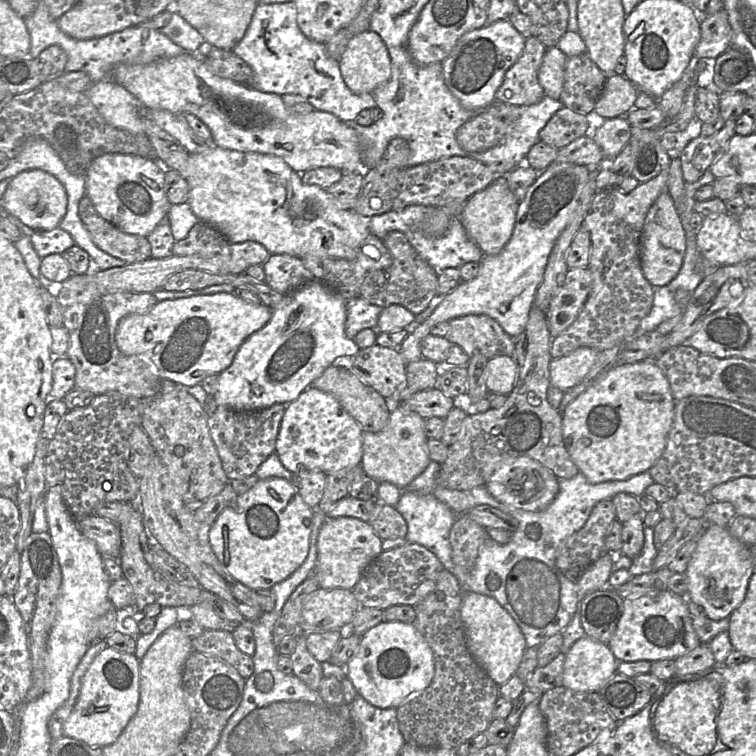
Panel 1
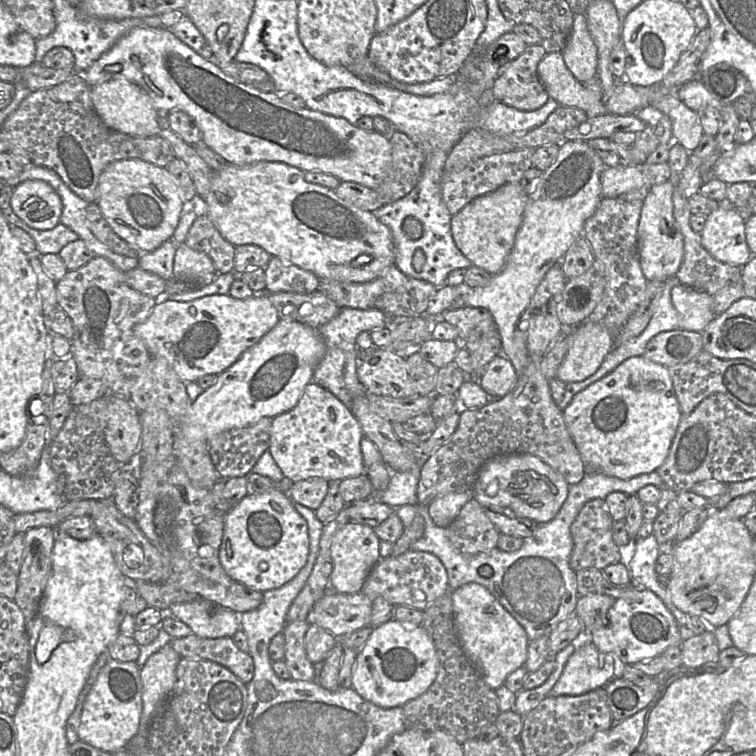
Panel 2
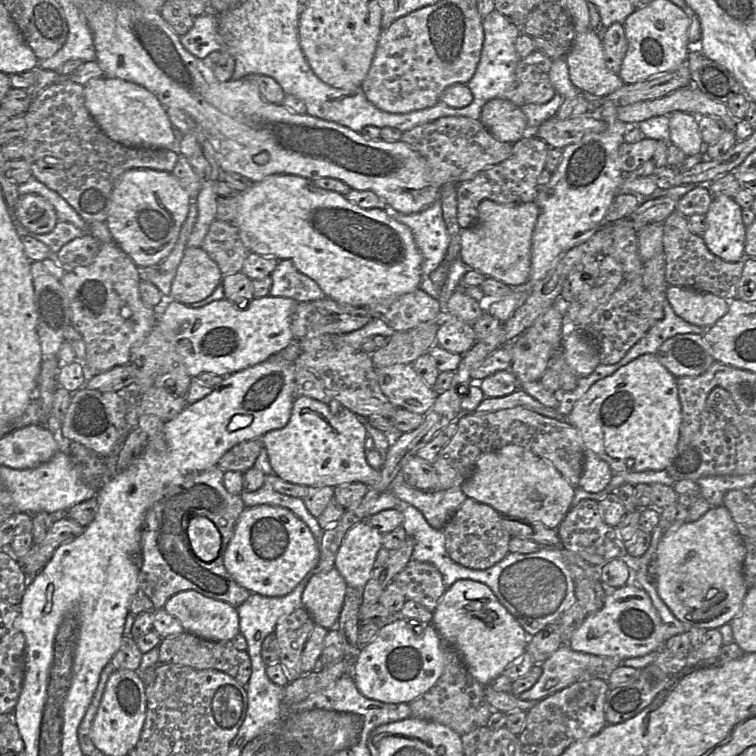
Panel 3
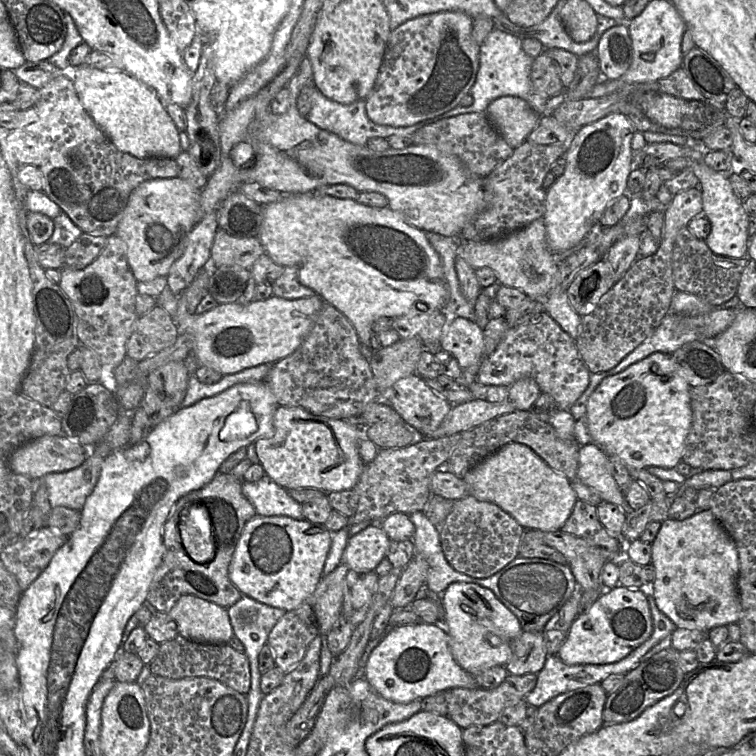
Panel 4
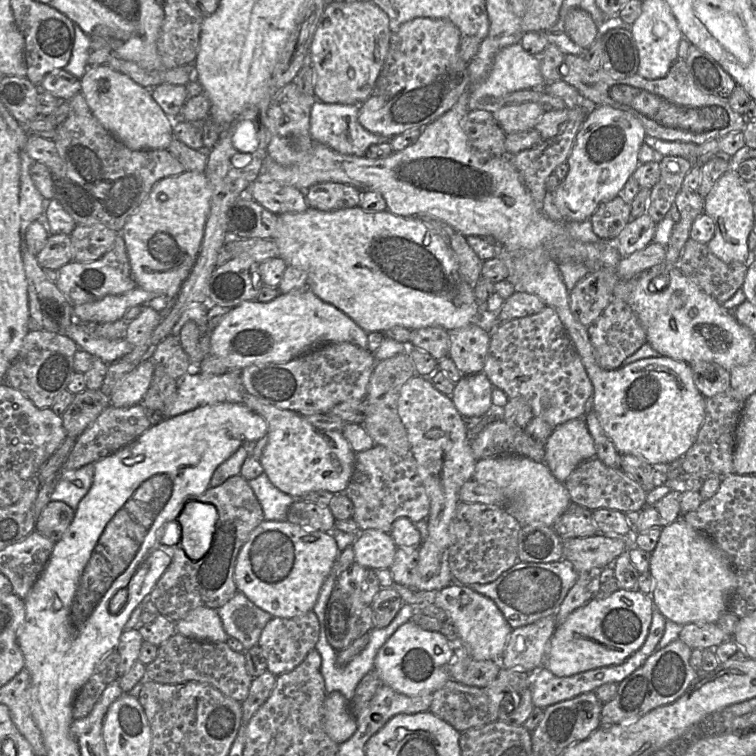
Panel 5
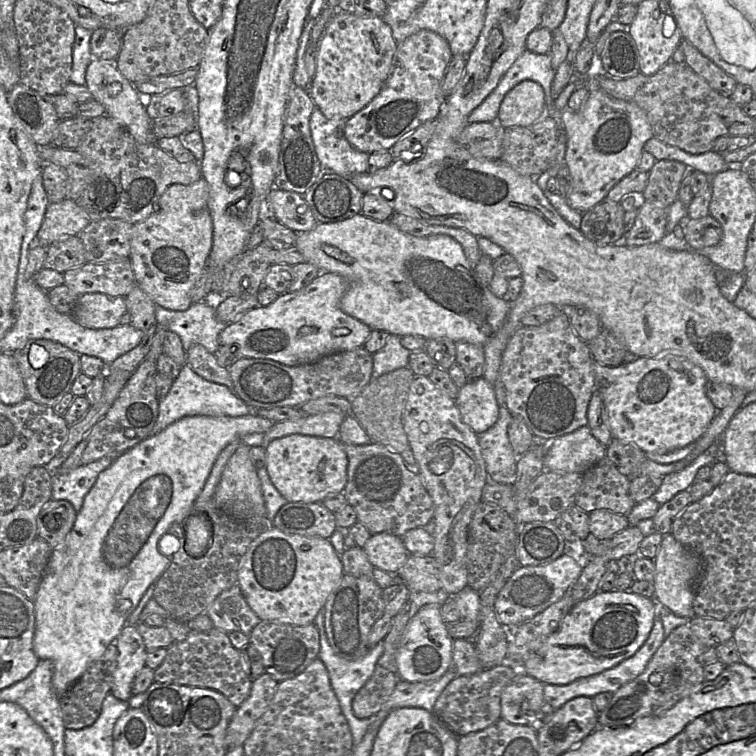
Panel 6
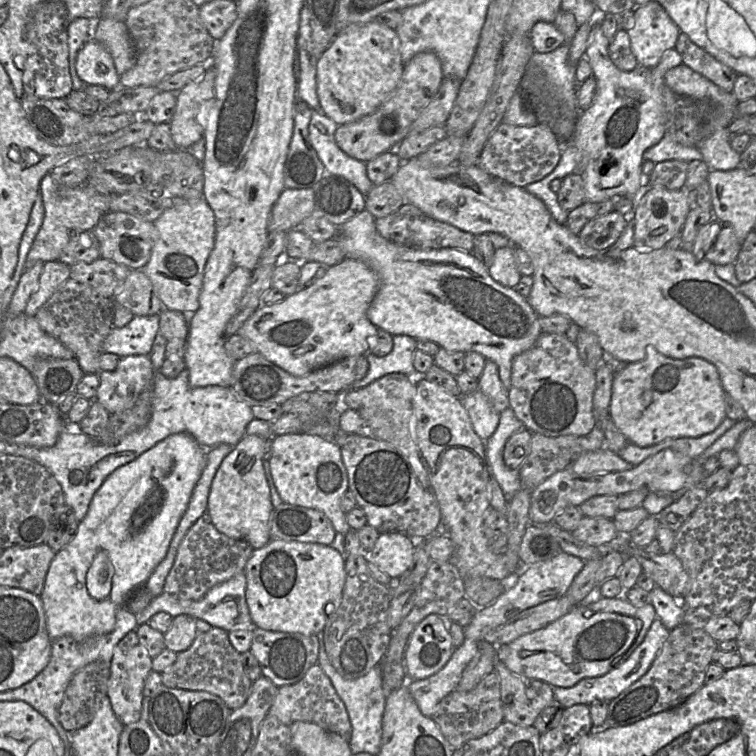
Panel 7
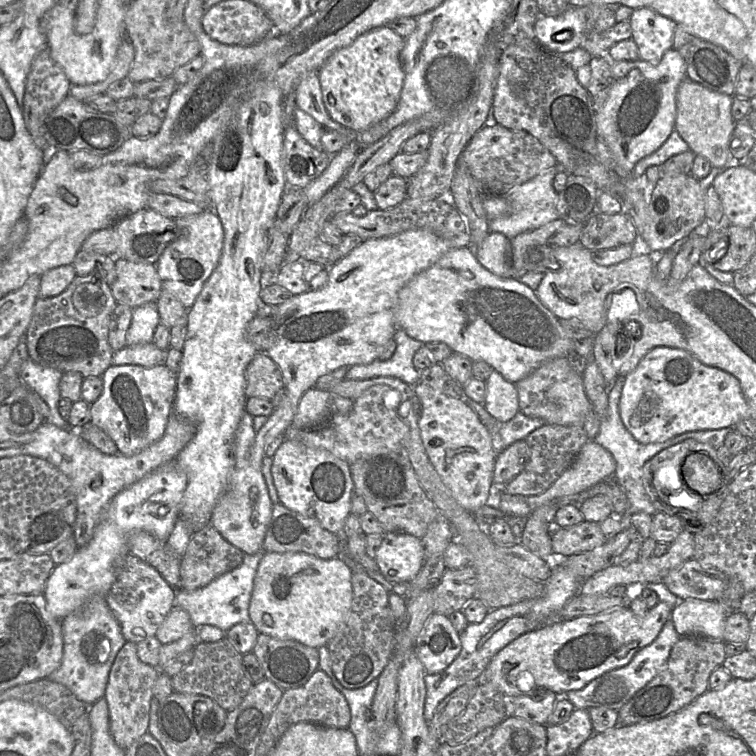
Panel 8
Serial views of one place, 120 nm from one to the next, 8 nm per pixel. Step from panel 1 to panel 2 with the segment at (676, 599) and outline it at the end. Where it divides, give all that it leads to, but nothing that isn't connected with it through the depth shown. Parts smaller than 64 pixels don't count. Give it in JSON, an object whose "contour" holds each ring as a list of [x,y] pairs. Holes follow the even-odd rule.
{"contour":[[[634,587],[624,597],[615,600],[608,611],[608,624],[590,633],[590,642],[605,654],[613,655],[615,658],[615,676],[621,678],[623,666],[631,665],[642,660],[650,660],[660,656],[668,647],[681,646],[683,640],[677,622],[662,600],[653,592],[642,587]]]}

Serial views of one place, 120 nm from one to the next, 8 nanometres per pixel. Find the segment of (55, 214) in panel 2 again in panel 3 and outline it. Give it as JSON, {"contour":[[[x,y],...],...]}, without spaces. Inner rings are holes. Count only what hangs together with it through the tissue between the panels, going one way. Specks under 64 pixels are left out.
{"contour":[[[34,193],[19,195],[15,217],[22,226],[36,234],[49,233],[58,221],[52,204]]]}

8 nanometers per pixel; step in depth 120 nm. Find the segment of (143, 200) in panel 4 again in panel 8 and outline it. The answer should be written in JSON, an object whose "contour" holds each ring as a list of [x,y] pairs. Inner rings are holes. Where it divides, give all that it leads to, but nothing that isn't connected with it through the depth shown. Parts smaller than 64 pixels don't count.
{"contour":[[[211,206],[200,213],[178,217],[175,224],[175,239],[166,246],[154,264],[162,281],[162,288],[177,297],[188,310],[194,305],[204,283],[219,263],[224,229]]]}

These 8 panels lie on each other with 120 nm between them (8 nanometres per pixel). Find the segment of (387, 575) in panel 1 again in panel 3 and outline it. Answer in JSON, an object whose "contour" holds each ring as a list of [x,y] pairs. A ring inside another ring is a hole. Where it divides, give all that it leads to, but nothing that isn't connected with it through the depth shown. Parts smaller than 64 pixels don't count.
{"contour":[[[410,560],[396,575],[393,582],[407,600],[413,600],[434,612],[442,599],[446,586],[439,570],[429,563]]]}

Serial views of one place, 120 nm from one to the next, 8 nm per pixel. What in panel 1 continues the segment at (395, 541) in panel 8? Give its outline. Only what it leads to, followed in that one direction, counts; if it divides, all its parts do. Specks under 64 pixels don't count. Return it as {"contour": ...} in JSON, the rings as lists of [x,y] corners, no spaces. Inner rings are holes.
{"contour":[[[353,517],[327,518],[317,538],[314,572],[320,588],[352,590],[364,570],[382,552],[382,541],[367,522]]]}

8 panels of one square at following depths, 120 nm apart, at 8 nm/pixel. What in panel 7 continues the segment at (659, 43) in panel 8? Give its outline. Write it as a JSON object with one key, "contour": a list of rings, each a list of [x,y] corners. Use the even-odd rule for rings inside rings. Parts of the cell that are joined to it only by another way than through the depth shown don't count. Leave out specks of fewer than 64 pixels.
{"contour":[[[655,1],[638,5],[634,26],[627,31],[639,66],[656,66],[666,50],[675,47],[680,30],[665,9]]]}

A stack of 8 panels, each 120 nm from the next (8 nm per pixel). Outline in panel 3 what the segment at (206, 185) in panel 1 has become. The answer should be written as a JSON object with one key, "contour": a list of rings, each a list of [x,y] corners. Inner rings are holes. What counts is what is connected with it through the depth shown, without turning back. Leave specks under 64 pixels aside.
{"contour":[[[273,174],[240,192],[234,226],[246,239],[264,244],[269,256],[290,259],[295,268],[311,278],[326,297],[353,307],[372,304],[410,293],[421,282],[422,255],[413,233],[397,221],[389,209],[363,209],[344,195],[316,187],[312,180],[290,174]]]}

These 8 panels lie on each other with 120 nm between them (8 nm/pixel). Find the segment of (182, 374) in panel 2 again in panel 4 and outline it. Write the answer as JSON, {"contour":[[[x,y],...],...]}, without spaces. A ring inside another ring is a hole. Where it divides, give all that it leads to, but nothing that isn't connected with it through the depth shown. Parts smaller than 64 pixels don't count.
{"contour":[[[318,294],[308,298],[285,299],[272,295],[265,300],[252,300],[247,304],[218,304],[202,314],[189,313],[183,295],[178,296],[177,311],[174,323],[178,334],[190,334],[194,340],[192,351],[195,353],[199,366],[207,366],[222,375],[237,373],[243,369],[260,364],[274,364],[292,354],[310,332],[316,314],[319,312],[323,299]]]}

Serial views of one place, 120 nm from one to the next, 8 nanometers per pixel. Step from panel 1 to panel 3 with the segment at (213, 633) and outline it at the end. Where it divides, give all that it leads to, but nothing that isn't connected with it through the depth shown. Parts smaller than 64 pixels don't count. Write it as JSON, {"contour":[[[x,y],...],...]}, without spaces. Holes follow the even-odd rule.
{"contour":[[[183,632],[162,639],[158,649],[158,664],[187,666],[196,670],[213,669],[229,675],[243,687],[249,683],[252,671],[250,657],[246,651],[237,650],[230,641],[211,642]]]}

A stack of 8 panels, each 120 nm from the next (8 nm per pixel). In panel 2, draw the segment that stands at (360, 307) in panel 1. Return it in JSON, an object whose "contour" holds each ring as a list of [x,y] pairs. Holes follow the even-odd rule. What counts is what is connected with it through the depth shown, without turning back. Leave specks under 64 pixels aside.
{"contour":[[[342,307],[338,314],[328,323],[318,328],[318,334],[323,339],[326,352],[313,373],[313,380],[336,396],[348,409],[351,410],[353,397],[365,395],[365,387],[357,377],[358,348],[357,336],[363,332],[387,327],[389,318],[376,308],[358,309]]]}

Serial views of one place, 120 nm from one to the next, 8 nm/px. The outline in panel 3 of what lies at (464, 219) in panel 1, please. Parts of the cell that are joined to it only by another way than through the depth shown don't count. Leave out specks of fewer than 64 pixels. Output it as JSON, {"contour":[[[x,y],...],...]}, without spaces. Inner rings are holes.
{"contour":[[[483,201],[476,222],[461,230],[460,259],[466,267],[511,287],[525,284],[530,278],[532,236],[538,216],[535,201],[514,205]]]}

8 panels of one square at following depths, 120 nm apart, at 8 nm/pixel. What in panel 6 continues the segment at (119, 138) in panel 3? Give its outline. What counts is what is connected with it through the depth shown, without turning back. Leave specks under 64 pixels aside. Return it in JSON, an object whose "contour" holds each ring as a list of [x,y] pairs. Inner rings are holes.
{"contour":[[[91,60],[86,70],[86,86],[92,98],[104,106],[106,114],[123,125],[136,141],[147,144],[158,140],[152,132],[152,119],[146,111],[146,100],[118,71],[115,60]]]}

